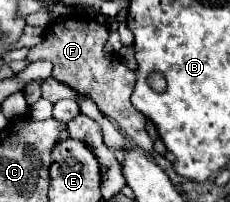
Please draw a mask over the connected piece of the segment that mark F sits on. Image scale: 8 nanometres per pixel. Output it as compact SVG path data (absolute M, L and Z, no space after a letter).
M67 18L63 22L55 22L47 28L47 34L41 44L33 46L27 60L51 60L53 62L53 78L71 86L83 96L89 96L97 108L107 116L113 118L119 128L145 152L159 156L153 148L153 140L145 130L145 118L139 114L131 102L129 96L135 86L135 72L123 66L121 58L117 54L107 54L105 44L109 38L107 26L95 22L95 20L81 20L81 18Z

